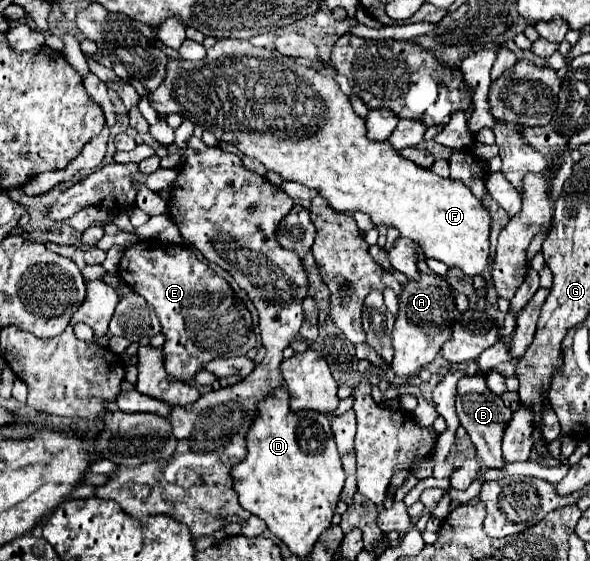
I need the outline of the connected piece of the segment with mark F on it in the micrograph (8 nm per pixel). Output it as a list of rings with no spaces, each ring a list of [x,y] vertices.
[[[220,39],[214,47],[206,49],[206,57],[200,59],[200,61],[178,61],[174,57],[168,57],[168,63],[166,63],[166,77],[164,81],[160,83],[160,89],[152,91],[148,95],[150,99],[150,105],[158,111],[158,113],[164,113],[164,115],[170,115],[170,113],[178,113],[182,115],[182,119],[190,119],[192,123],[200,125],[204,131],[212,131],[218,139],[226,141],[226,143],[234,143],[246,157],[250,159],[258,159],[268,171],[274,171],[278,175],[282,175],[284,181],[296,181],[296,183],[302,183],[310,189],[320,189],[322,197],[328,201],[328,205],[336,211],[362,211],[362,213],[368,213],[374,227],[378,225],[384,225],[384,227],[396,227],[400,231],[402,237],[408,237],[412,241],[416,241],[424,255],[426,257],[432,257],[432,259],[438,259],[442,263],[446,263],[448,267],[458,267],[462,269],[464,275],[468,277],[474,277],[474,275],[480,275],[484,273],[484,269],[488,267],[488,259],[490,259],[490,225],[492,225],[492,217],[490,217],[490,211],[484,207],[484,203],[480,199],[476,199],[472,195],[472,191],[462,183],[462,181],[456,181],[456,179],[444,179],[436,173],[432,173],[430,169],[424,169],[424,167],[418,167],[414,165],[412,161],[404,159],[388,141],[372,141],[366,137],[366,121],[356,115],[350,107],[350,99],[348,95],[344,95],[338,87],[338,83],[332,79],[332,77],[320,77],[314,73],[314,77],[310,77],[310,71],[304,71],[306,67],[300,67],[294,63],[292,59],[292,67],[288,63],[288,59],[284,55],[278,53],[278,59],[276,59],[276,51],[272,49],[262,49],[262,47],[254,47],[250,41],[238,41],[238,39]]]

